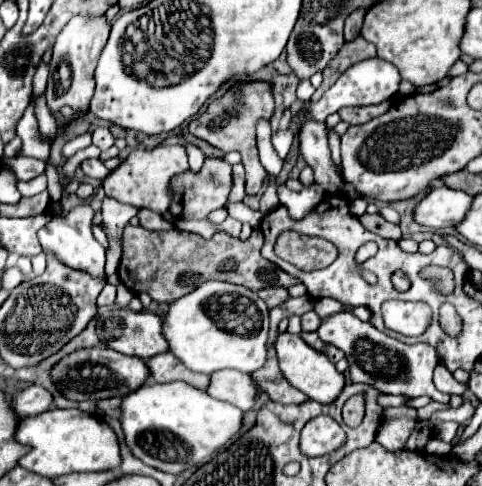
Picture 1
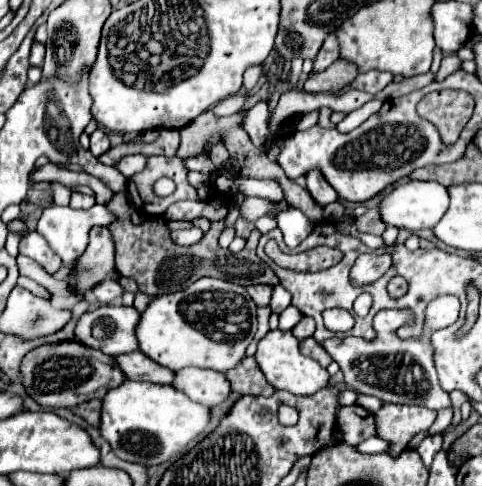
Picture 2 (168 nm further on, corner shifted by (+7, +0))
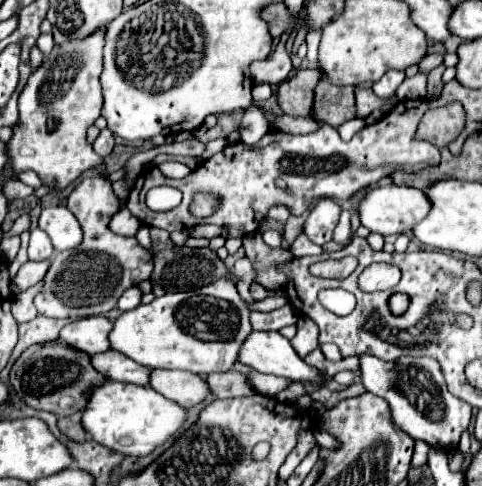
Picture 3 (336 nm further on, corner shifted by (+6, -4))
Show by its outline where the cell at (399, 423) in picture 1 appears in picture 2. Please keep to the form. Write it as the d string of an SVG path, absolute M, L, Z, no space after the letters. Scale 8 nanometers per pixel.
M346 406L336 414L334 438L338 442L358 446L362 440L374 436L374 416L360 406Z

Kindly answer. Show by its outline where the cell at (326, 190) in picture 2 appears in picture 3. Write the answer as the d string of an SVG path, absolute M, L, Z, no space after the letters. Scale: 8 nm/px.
M321 198L313 210L309 212L305 224L303 224L303 232L319 246L323 246L325 242L331 240L335 224L339 220L341 208L337 206L337 202L333 202L331 198Z

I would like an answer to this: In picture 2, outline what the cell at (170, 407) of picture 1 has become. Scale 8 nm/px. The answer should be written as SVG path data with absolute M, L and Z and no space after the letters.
M124 380L102 400L100 434L118 458L150 466L166 462L182 446L192 442L206 428L208 420L210 410L206 406L192 402L186 394L174 390L172 386Z

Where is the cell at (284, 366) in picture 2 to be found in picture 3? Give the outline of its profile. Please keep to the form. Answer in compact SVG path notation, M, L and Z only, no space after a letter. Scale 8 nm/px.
M253 332L249 334L249 338L245 340L245 344L241 346L239 352L239 362L247 364L251 368L255 368L261 374L273 374L273 376L281 376L289 382L307 382L311 386L325 386L325 376L315 368L309 366L289 344L289 340L285 336L281 336L279 332Z

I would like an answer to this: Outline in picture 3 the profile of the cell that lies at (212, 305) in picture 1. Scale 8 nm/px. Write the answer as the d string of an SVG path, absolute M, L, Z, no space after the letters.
M221 280L221 282L213 282L213 284L207 284L197 290L167 292L149 304L141 304L135 310L121 314L115 320L109 340L111 340L113 350L123 352L131 360L135 360L147 368L165 368L165 370L179 368L179 370L189 370L189 372L207 376L213 372L227 372L237 362L237 354L239 354L243 342L253 332L249 314L251 314L251 308L239 296L237 288L231 282Z

